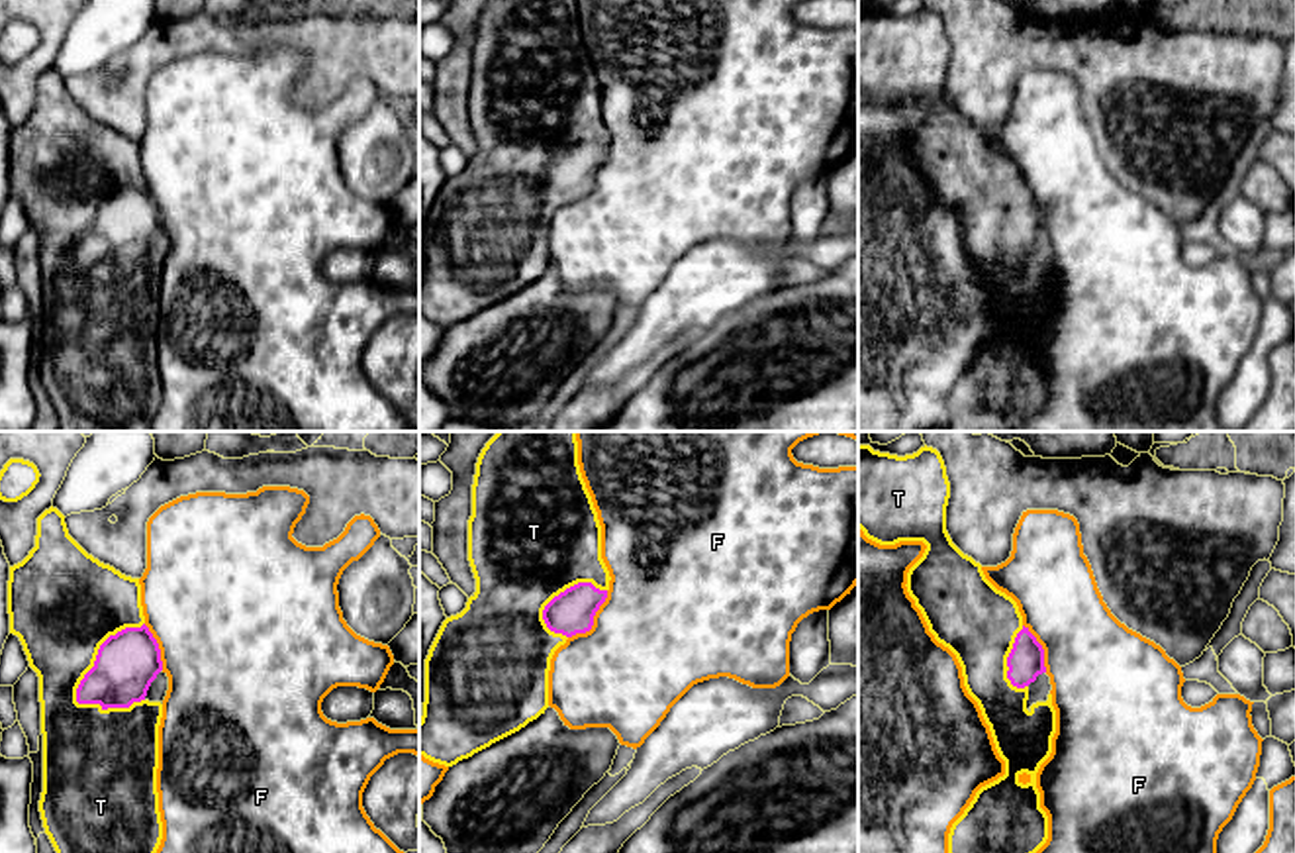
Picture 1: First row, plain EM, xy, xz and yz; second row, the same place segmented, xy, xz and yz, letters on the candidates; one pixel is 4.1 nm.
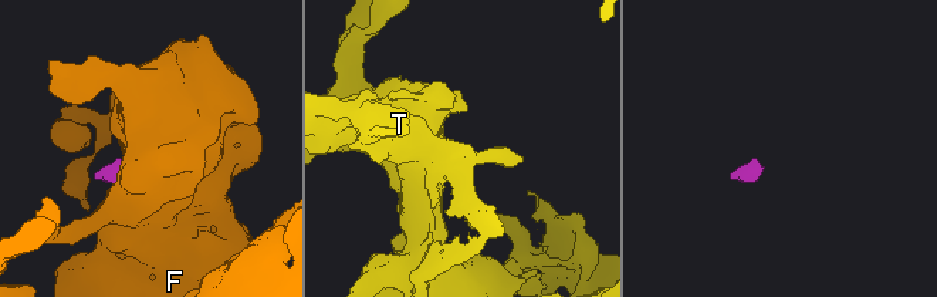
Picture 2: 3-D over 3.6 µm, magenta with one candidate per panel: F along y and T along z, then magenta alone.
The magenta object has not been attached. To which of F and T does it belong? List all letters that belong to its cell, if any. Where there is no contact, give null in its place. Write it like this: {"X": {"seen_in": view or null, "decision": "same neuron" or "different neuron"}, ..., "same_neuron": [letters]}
{"F": {"seen_in": "xz", "decision": "different neuron"}, "T": {"seen_in": "xy", "decision": "same neuron"}, "same_neuron": ["T"]}

